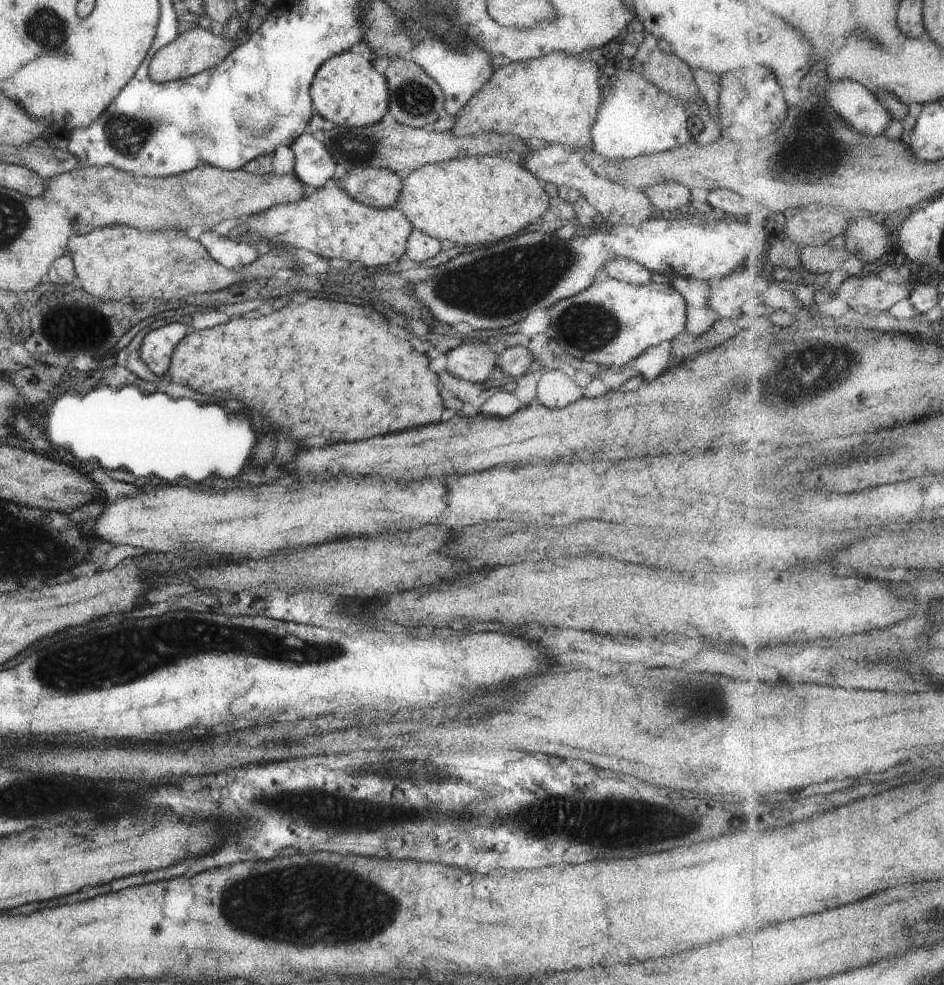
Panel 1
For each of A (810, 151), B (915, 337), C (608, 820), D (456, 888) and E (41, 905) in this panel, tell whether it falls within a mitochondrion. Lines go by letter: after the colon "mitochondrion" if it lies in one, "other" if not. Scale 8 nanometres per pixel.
A: mitochondrion
B: other
C: mitochondrion
D: other
E: other

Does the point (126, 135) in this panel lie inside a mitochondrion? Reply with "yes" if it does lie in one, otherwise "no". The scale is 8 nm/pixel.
yes

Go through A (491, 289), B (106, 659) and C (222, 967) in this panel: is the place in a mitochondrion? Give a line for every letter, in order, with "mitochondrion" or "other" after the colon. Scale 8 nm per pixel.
A: mitochondrion
B: mitochondrion
C: other

